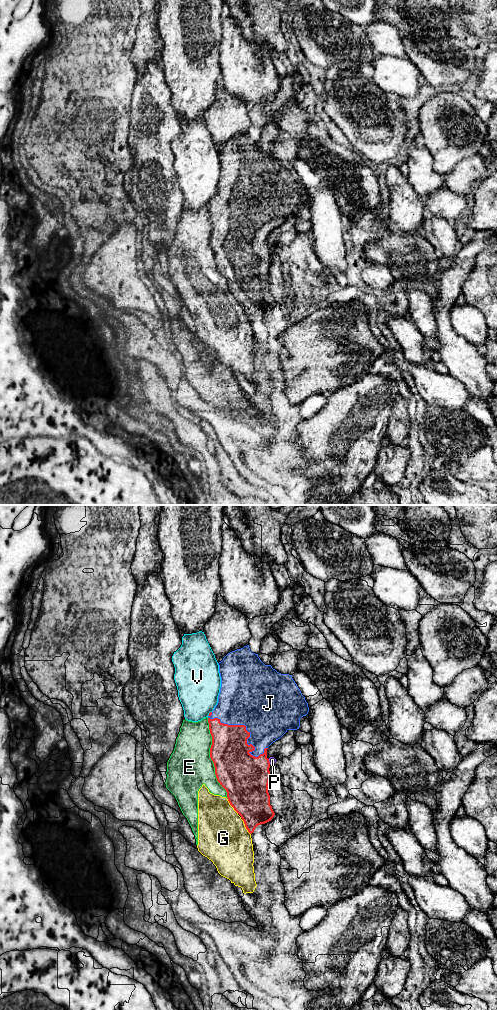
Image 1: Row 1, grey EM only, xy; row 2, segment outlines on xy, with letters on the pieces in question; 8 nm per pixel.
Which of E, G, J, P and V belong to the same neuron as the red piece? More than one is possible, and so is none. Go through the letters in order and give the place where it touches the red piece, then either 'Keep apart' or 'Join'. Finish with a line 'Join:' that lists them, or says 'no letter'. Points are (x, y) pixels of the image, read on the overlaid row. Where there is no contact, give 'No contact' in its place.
E: Touches red at xy (210, 757). Keep apart
G: Touches red at xy (245, 826). Keep apart
J: Touches red at xy (248, 732). Join
P: Touches red at xy (268, 761). Keep apart
V: Touches red at xy (209, 713). Keep apart
Join: J

